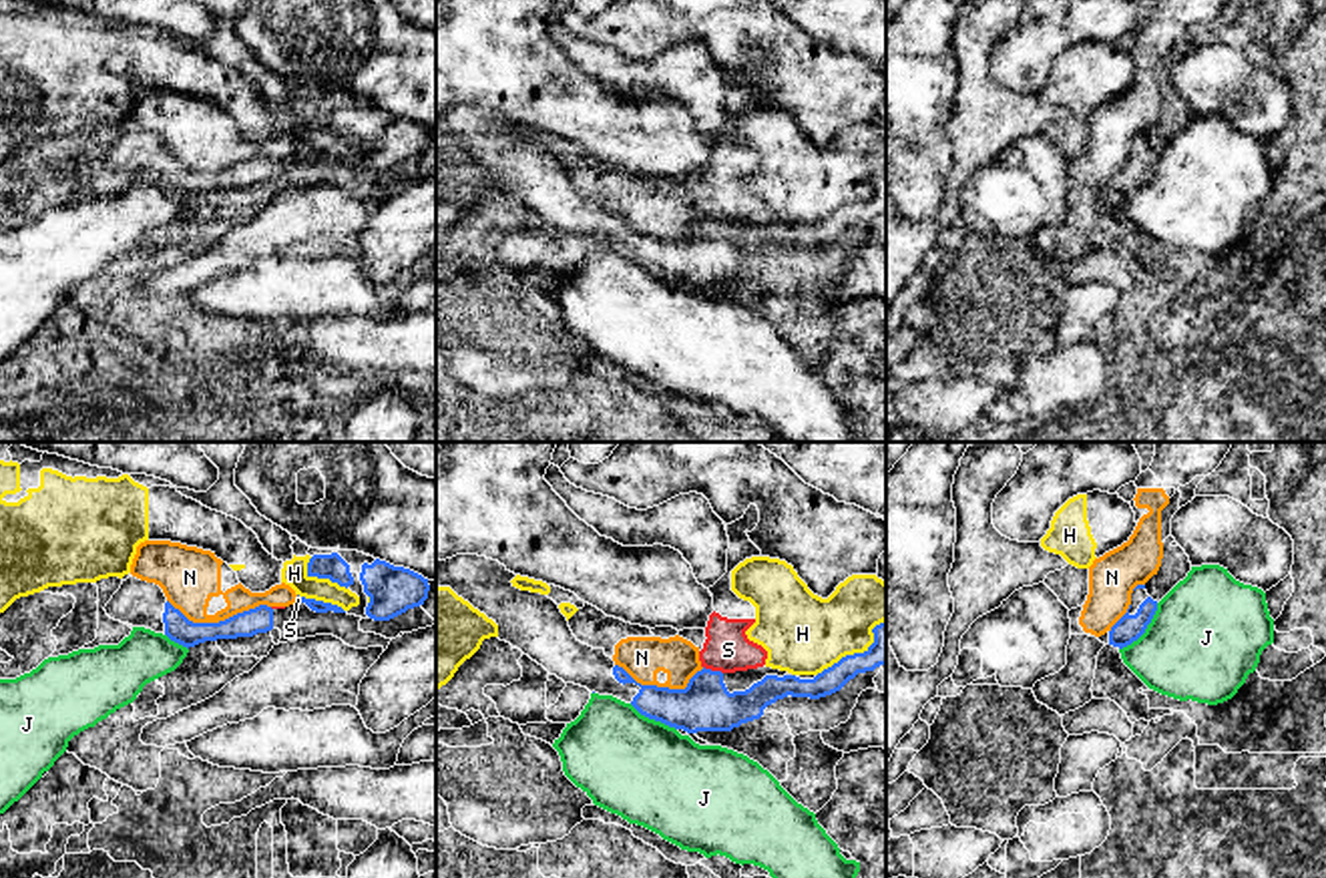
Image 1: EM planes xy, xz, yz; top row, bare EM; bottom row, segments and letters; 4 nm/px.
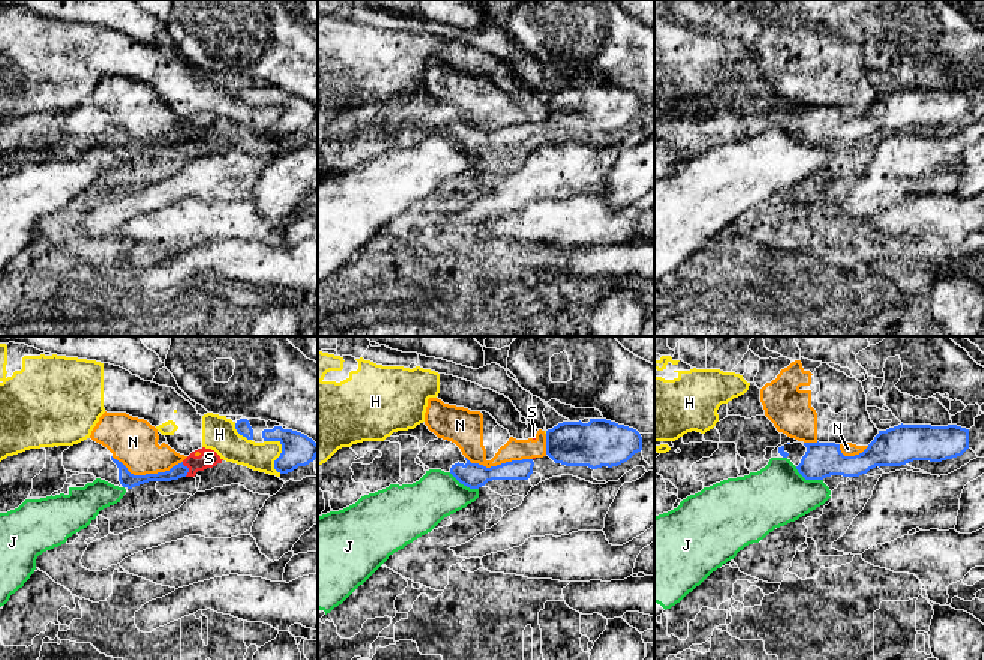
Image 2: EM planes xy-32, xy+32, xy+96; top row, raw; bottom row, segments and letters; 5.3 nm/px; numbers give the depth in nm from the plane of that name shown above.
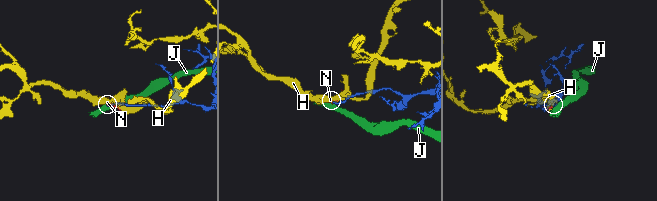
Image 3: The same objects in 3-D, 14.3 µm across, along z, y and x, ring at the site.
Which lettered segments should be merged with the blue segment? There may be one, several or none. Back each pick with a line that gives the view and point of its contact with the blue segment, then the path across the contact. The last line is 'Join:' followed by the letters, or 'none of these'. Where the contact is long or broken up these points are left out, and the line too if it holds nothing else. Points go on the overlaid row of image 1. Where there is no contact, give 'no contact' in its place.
Join: none of these

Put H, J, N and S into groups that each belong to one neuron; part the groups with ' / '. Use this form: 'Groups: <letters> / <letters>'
Groups: H / J / N S

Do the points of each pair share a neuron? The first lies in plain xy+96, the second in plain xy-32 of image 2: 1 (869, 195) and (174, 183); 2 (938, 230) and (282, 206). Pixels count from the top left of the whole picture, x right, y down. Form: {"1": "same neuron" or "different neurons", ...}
{"1": "same neuron", "2": "different neurons"}

